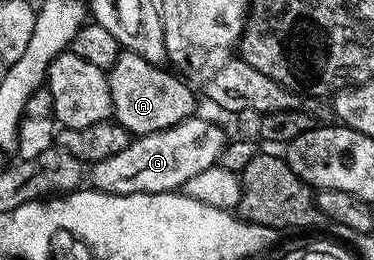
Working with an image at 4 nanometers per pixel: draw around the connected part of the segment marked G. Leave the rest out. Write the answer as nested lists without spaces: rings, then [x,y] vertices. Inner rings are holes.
[[[192,116],[186,118],[181,124],[173,124],[173,128],[165,128],[161,132],[153,132],[152,134],[140,134],[132,137],[129,148],[125,148],[122,152],[116,152],[114,156],[109,156],[109,160],[101,160],[94,163],[89,170],[89,186],[92,190],[100,190],[106,194],[169,194],[172,192],[182,191],[183,185],[189,181],[190,177],[197,176],[197,172],[205,172],[205,168],[216,165],[219,157],[223,154],[223,147],[227,145],[229,138],[228,135],[223,135],[223,130],[215,122],[206,122],[205,119],[199,118],[200,116]]]

